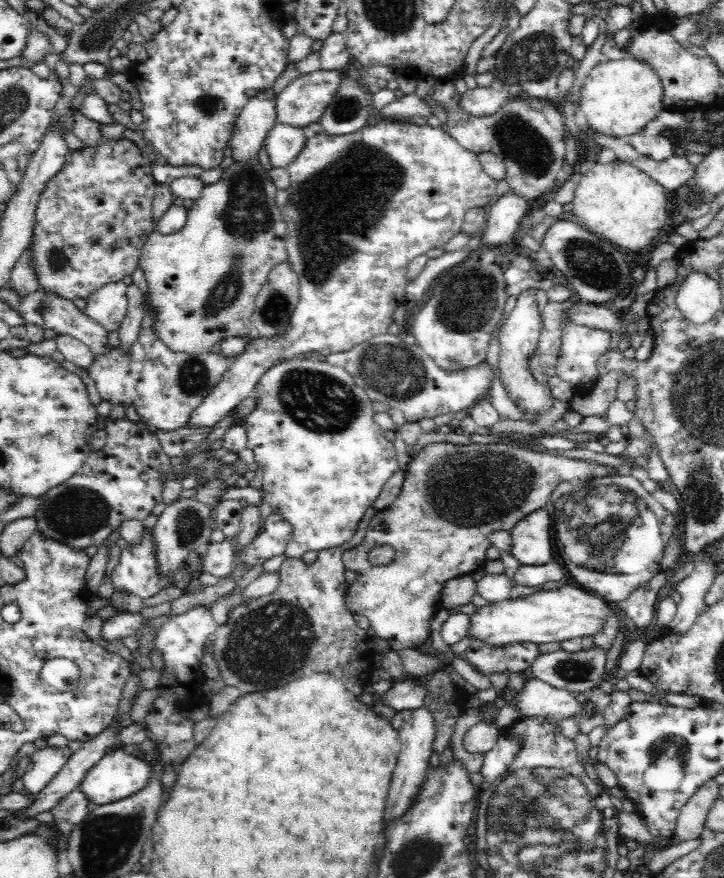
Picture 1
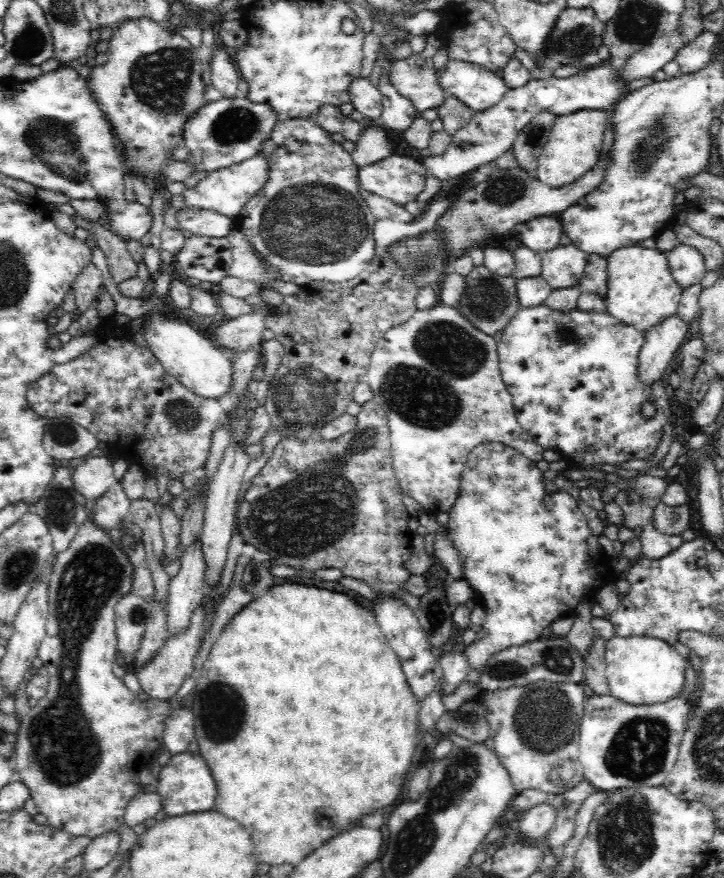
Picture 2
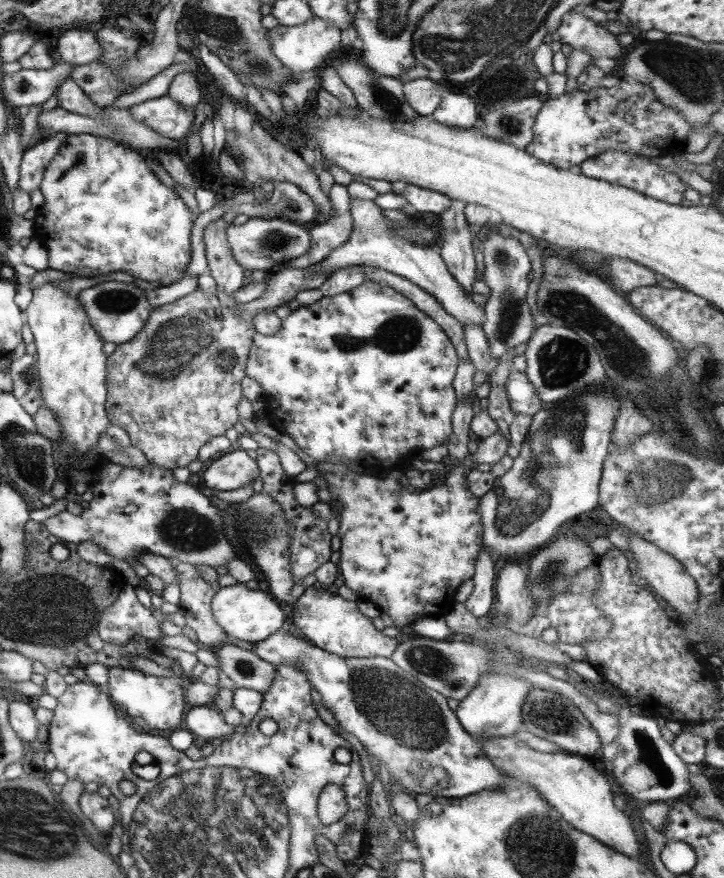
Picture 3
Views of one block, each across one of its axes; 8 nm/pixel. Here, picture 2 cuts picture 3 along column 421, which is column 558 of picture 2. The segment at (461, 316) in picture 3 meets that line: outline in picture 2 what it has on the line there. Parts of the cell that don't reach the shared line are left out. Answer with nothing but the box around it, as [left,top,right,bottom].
[541,244,586,289]

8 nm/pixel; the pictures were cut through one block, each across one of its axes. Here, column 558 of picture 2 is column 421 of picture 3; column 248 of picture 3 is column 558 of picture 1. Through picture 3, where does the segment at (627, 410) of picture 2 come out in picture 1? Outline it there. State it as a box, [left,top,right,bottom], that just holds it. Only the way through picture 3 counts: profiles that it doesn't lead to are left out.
[555,310,612,393]

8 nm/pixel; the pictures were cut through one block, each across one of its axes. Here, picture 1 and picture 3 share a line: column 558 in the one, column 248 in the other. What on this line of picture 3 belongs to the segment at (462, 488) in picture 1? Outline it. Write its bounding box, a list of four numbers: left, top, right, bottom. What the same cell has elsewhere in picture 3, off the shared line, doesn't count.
[204,446,260,490]

